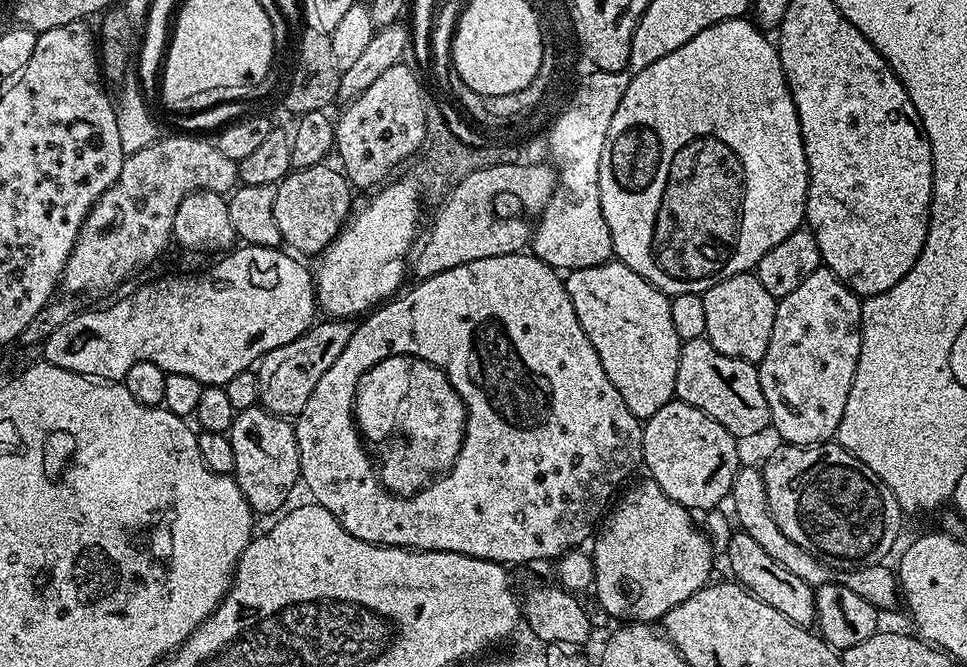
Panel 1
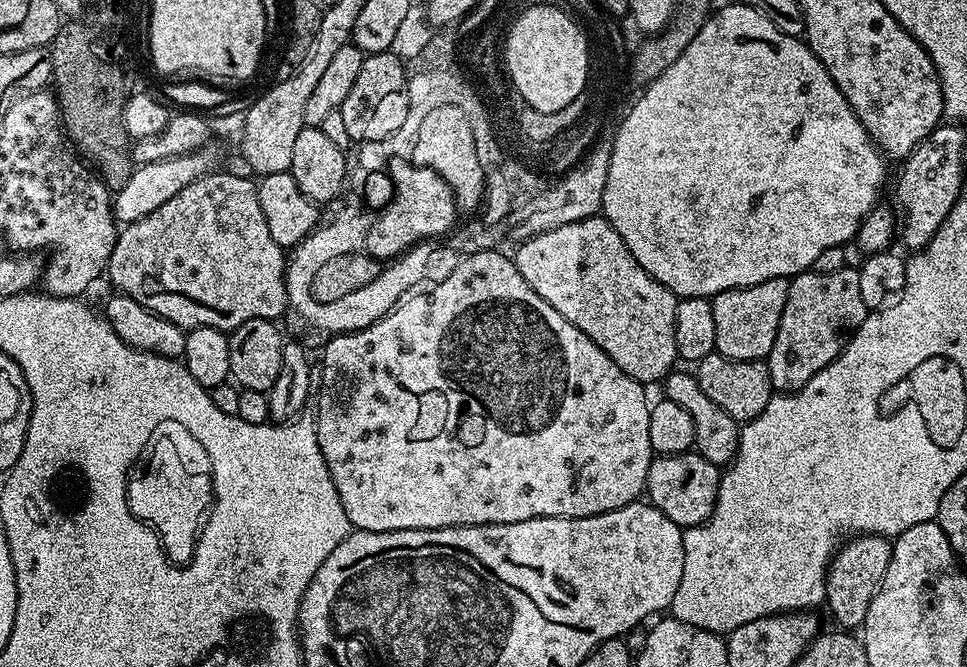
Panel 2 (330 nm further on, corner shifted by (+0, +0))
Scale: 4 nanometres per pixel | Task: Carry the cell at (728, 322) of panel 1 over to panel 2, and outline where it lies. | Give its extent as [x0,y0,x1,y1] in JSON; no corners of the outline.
[711,277,789,360]

